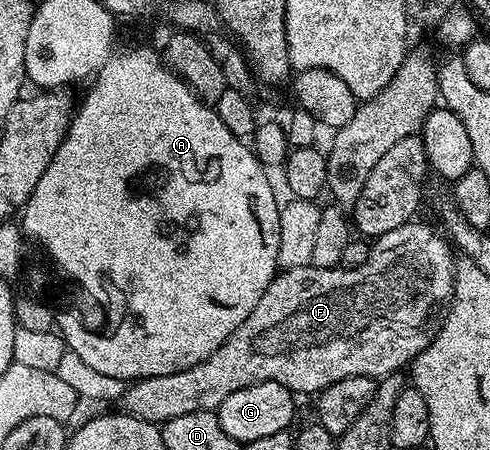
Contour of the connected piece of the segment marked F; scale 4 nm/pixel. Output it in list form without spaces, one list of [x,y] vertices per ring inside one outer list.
[[[409,222],[371,241],[370,258],[357,268],[337,266],[316,268],[310,262],[277,271],[266,286],[266,294],[258,298],[258,306],[250,310],[250,318],[202,362],[178,374],[151,376],[129,383],[118,401],[119,407],[134,418],[163,426],[170,418],[195,412],[216,412],[230,394],[258,382],[278,382],[293,394],[319,394],[326,386],[342,382],[342,378],[391,376],[400,367],[411,365],[430,339],[428,319],[435,304],[443,305],[451,297],[454,256],[448,253],[445,237],[424,224]]]

